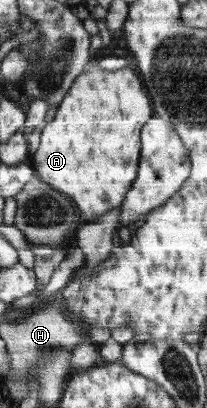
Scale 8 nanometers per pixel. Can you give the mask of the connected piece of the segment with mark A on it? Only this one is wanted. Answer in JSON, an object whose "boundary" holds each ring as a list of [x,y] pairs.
{"boundary":[[[92,66],[76,79],[51,123],[43,128],[38,150],[33,155],[33,169],[45,183],[73,199],[86,223],[95,221],[108,211],[121,208],[132,190],[140,167],[141,129],[154,115],[148,88],[133,69],[106,71]]]}

